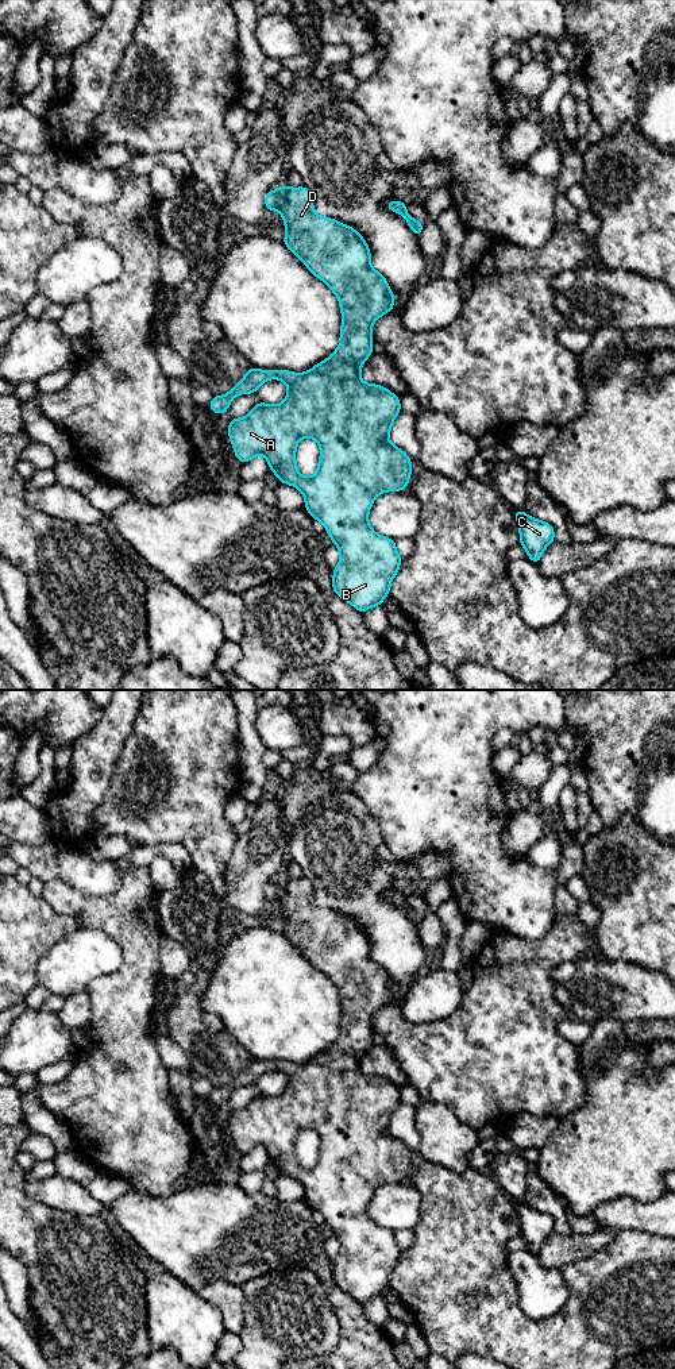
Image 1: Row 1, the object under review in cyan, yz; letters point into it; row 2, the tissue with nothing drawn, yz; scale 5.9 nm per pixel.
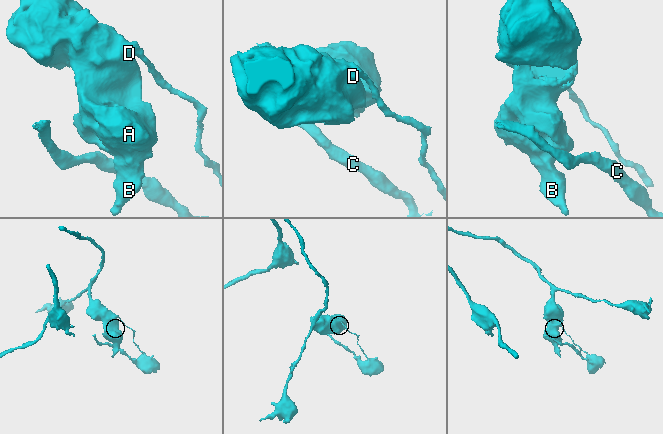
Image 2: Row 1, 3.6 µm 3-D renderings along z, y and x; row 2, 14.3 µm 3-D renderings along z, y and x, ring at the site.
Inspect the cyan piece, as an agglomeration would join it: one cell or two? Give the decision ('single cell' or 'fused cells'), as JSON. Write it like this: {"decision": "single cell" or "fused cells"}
{"decision": "fused cells"}

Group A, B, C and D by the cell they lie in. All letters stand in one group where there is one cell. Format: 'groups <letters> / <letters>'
groups A B D / C

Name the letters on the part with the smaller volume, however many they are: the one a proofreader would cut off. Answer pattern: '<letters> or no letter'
C

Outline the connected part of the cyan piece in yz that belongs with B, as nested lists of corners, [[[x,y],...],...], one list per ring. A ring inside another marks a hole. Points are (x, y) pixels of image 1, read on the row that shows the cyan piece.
[[[304,185],[281,188],[284,203],[278,212],[285,223],[282,243],[338,297],[342,311],[339,346],[325,360],[305,373],[251,366],[227,394],[213,396],[209,409],[219,414],[227,413],[236,396],[252,394],[269,379],[279,379],[288,386],[281,404],[259,402],[247,416],[231,419],[228,437],[242,464],[263,455],[279,482],[302,493],[306,512],[324,525],[340,552],[332,575],[333,593],[363,614],[373,606],[382,606],[402,560],[396,540],[371,528],[369,512],[379,494],[408,489],[412,474],[412,459],[389,440],[392,425],[401,410],[400,398],[387,387],[366,383],[360,378],[363,363],[374,352],[371,328],[381,316],[393,311],[394,293],[386,278],[371,266],[370,247],[356,230],[319,216],[312,193]],[[304,437],[320,446],[313,477],[302,477],[296,464],[297,444]]]

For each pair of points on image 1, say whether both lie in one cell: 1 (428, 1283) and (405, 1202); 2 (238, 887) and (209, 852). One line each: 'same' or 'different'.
1: different
2: different

